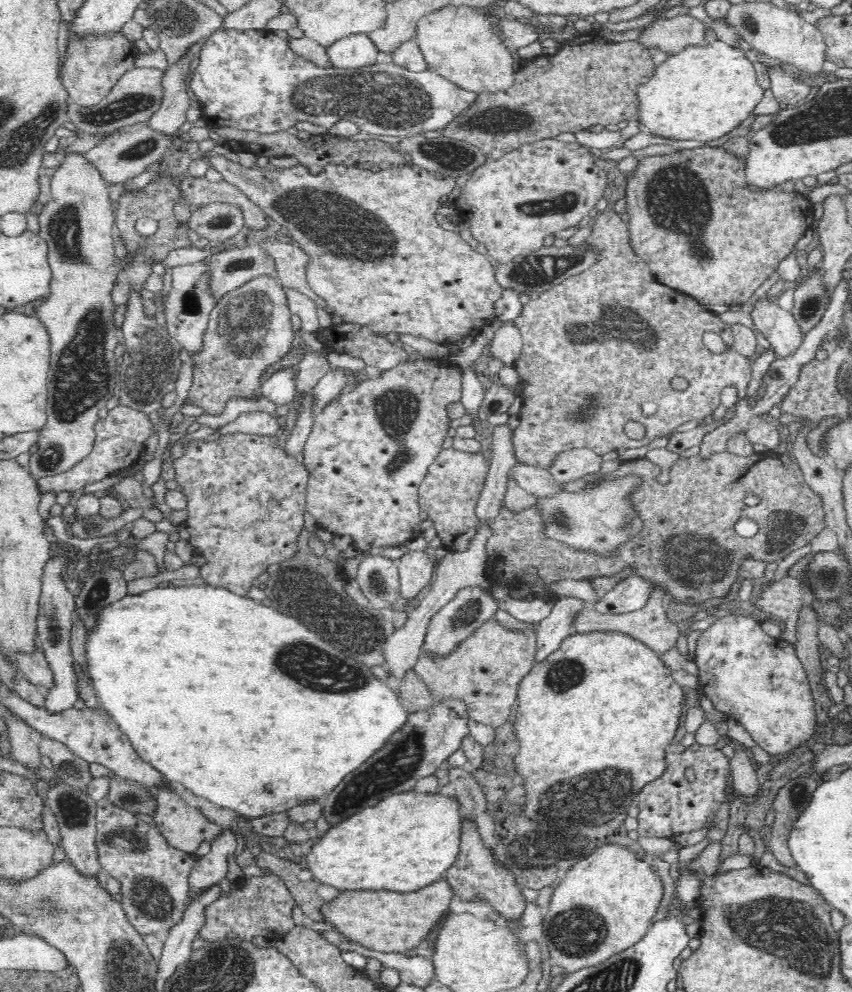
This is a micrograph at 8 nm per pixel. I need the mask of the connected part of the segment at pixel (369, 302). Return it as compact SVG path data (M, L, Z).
M216 155L214 161L216 170L220 172L224 180L246 194L275 225L284 224L287 226L293 240L297 242L297 247L304 253L303 271L306 274L306 282L308 282L310 290L326 304L326 308L330 312L340 316L344 321L364 326L372 336L383 337L391 332L398 333L398 335L409 334L446 345L448 343L460 344L466 337L473 337L482 330L485 322L494 319L496 302L502 298L502 295L501 284L496 278L495 269L490 265L490 259L474 251L456 230L448 230L448 228L440 226L434 217L436 210L440 208L438 204L440 198L450 194L453 187L458 184L454 176L440 179L435 174L416 165L396 165L394 162L388 168L382 166L379 169L362 169L361 167L327 163L320 172L310 172L306 166L300 163L290 168L244 167L240 163L228 160L224 155Z

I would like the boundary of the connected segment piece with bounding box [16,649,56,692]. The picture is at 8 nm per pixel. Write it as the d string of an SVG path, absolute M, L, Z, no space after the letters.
M37 649L32 656L18 654L16 656L18 668L23 678L43 691L49 691L56 686L54 675L43 653Z

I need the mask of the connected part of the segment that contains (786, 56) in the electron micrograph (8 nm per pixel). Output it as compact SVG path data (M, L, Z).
M740 3L732 6L725 18L733 29L758 52L767 54L772 60L783 62L784 68L799 78L814 77L824 73L822 66L826 58L826 41L817 25L805 20L792 7L777 7L771 3Z

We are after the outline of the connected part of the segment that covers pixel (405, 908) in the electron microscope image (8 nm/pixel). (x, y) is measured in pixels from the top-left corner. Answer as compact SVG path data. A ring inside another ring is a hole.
M443 879L409 891L338 889L330 900L318 906L318 914L342 939L382 953L410 953L410 948L422 939L429 940L429 932L439 916L446 907L452 906L449 889Z

